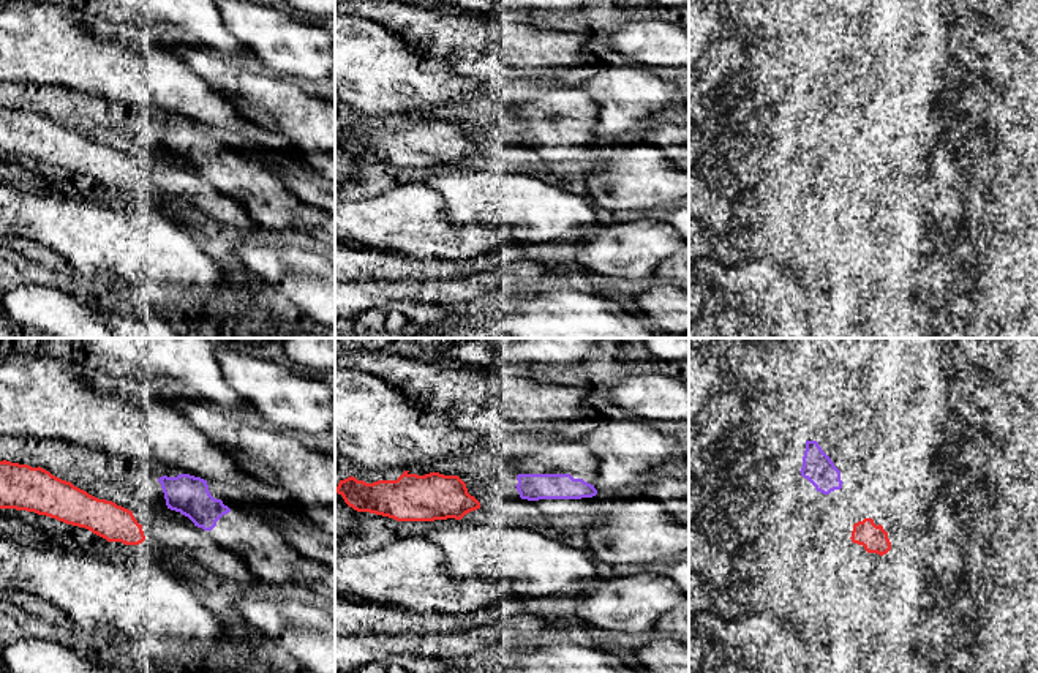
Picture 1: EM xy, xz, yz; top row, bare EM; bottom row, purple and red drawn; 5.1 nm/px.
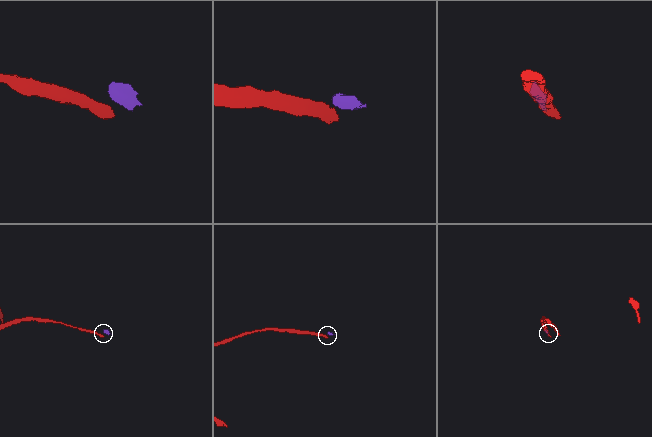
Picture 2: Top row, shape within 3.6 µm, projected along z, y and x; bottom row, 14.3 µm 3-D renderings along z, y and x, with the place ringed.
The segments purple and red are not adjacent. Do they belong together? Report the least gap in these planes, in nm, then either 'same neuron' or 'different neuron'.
160 nm | different neuron

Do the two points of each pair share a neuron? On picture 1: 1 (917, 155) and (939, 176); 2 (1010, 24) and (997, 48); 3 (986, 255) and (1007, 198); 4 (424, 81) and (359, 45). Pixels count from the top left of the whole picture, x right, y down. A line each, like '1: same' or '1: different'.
1: different
2: different
3: different
4: same

